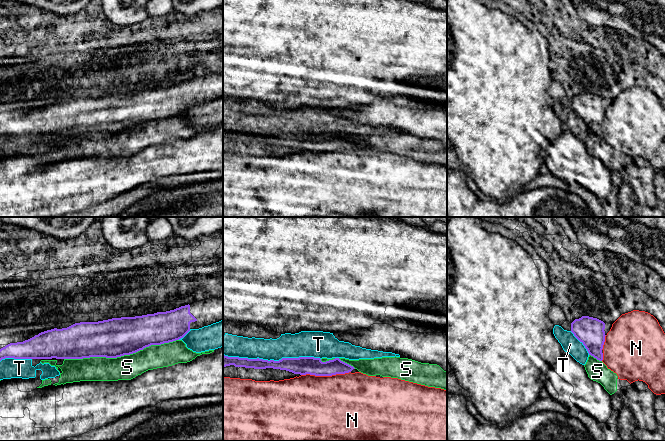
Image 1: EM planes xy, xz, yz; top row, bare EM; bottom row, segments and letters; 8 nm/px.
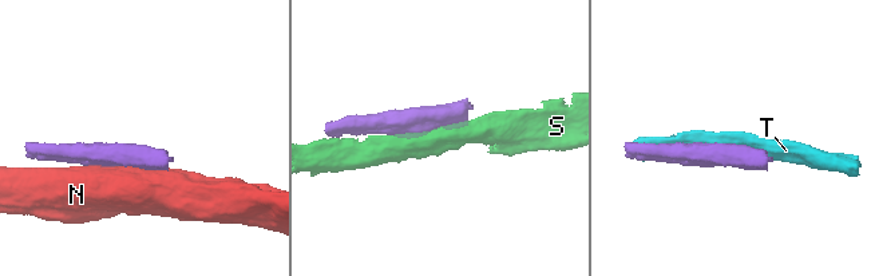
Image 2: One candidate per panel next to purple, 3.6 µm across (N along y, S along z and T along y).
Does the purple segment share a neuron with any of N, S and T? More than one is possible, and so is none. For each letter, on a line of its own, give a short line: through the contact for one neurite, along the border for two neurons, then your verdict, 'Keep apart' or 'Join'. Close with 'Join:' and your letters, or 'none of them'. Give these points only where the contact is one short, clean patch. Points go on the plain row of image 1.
N: Keep apart
S: Keep apart
T: Keep apart
Join: none of them

